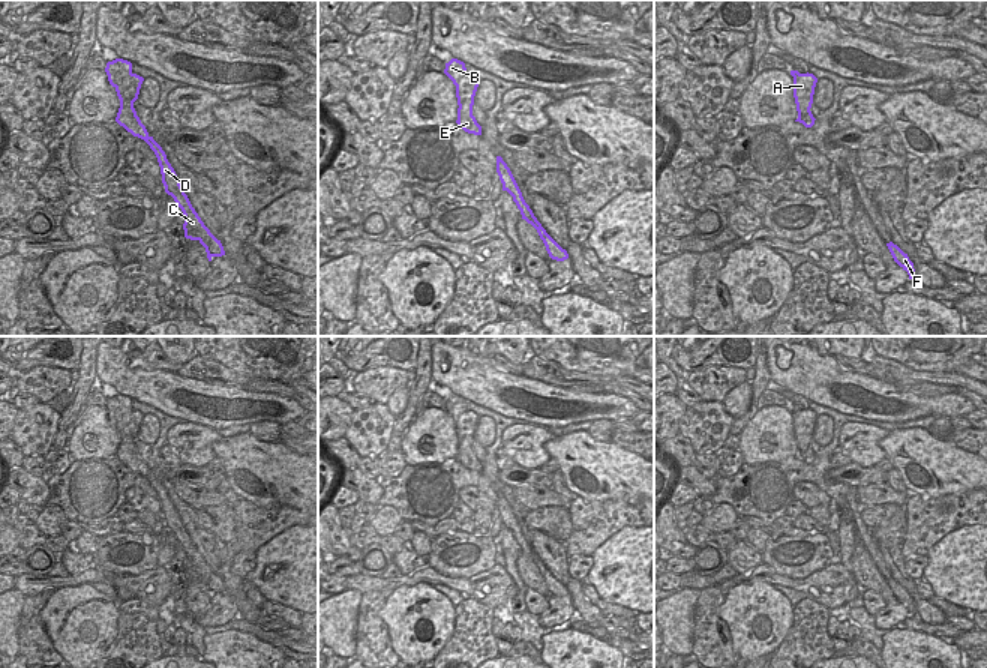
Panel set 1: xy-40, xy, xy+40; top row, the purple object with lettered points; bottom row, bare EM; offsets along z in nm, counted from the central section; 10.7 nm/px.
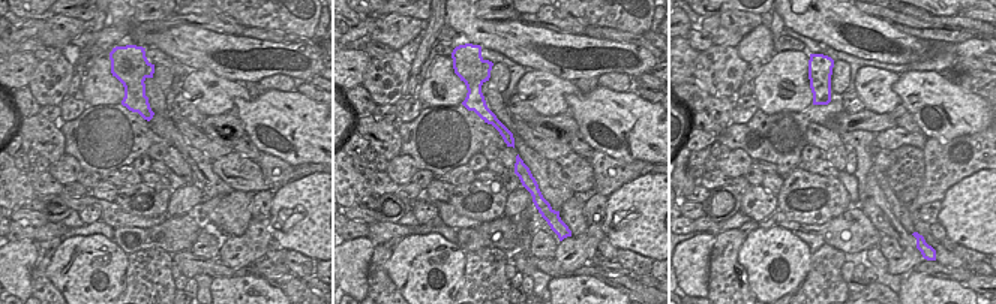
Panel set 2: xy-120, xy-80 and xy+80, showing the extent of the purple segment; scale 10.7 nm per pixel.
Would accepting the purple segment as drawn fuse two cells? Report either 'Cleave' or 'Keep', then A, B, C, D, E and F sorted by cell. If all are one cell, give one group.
Cleave. Groups: A / B C D E F.

